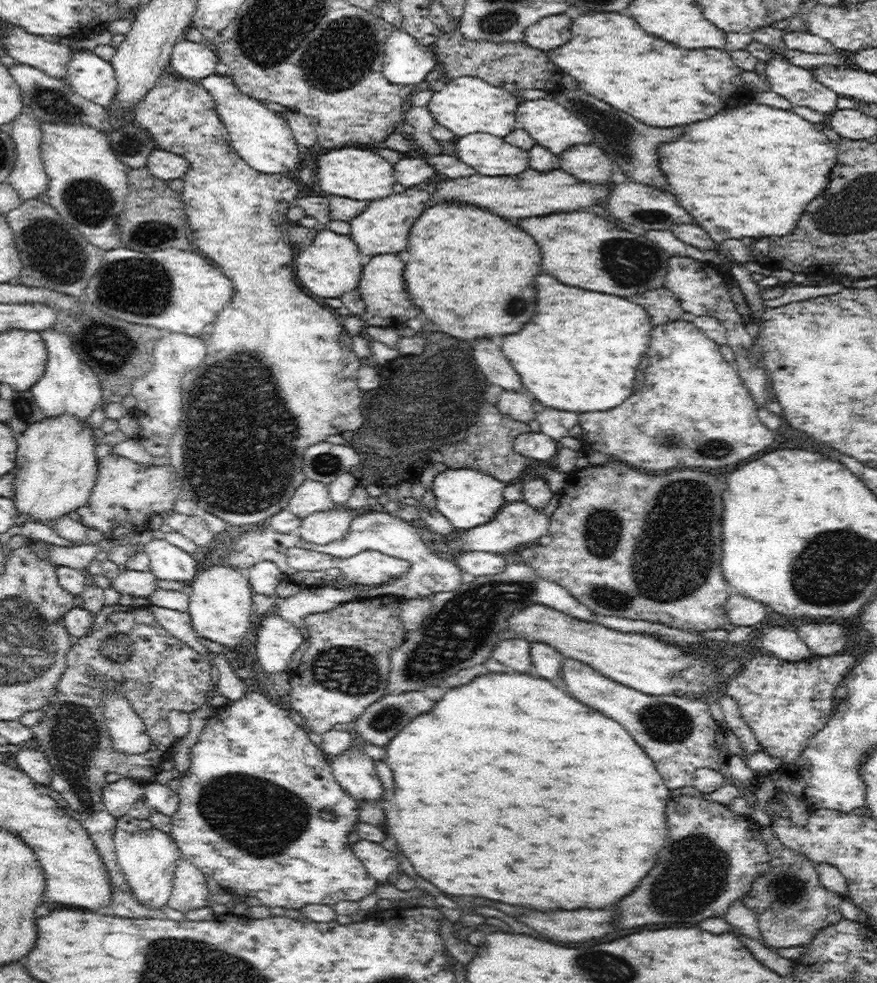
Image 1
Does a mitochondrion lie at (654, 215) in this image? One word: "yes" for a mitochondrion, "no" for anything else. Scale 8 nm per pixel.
yes

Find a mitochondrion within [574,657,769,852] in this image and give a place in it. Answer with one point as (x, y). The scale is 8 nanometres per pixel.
(664, 723)

